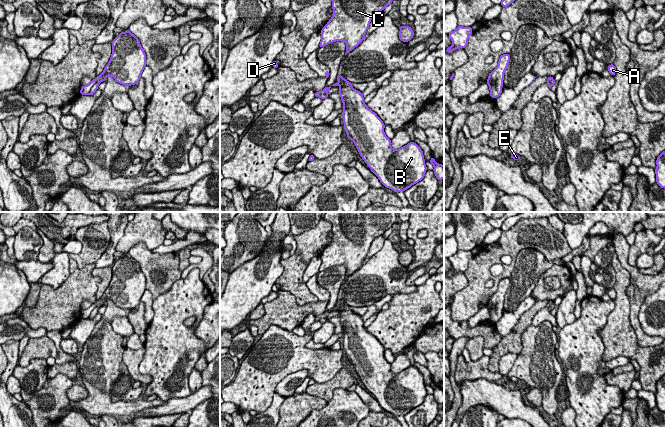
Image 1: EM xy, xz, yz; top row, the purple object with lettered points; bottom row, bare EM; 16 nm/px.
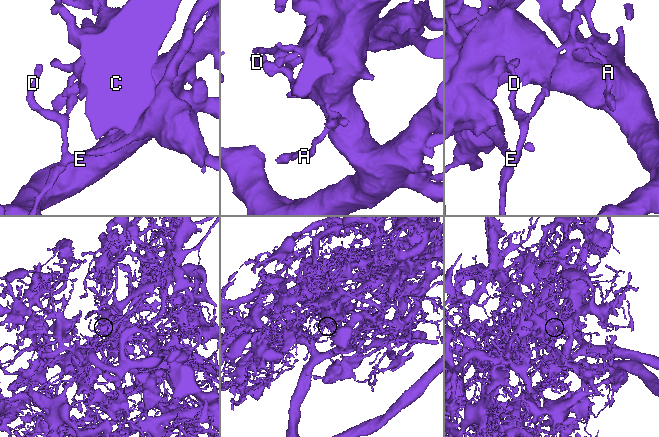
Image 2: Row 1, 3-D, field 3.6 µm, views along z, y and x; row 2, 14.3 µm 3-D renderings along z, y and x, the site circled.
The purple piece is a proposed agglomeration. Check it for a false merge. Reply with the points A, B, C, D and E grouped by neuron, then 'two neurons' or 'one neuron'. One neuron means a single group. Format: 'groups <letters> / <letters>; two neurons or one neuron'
groups A B C / D E; two neurons

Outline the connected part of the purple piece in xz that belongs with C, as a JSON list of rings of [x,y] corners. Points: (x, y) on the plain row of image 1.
[[[326,212],[322,218],[332,224],[332,242],[322,252],[319,271],[344,265],[346,277],[364,263],[376,237],[384,234],[397,219],[396,212]]]

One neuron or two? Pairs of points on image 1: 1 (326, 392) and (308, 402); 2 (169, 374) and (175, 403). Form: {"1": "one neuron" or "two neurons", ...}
{"1": "two neurons", "2": "two neurons"}

